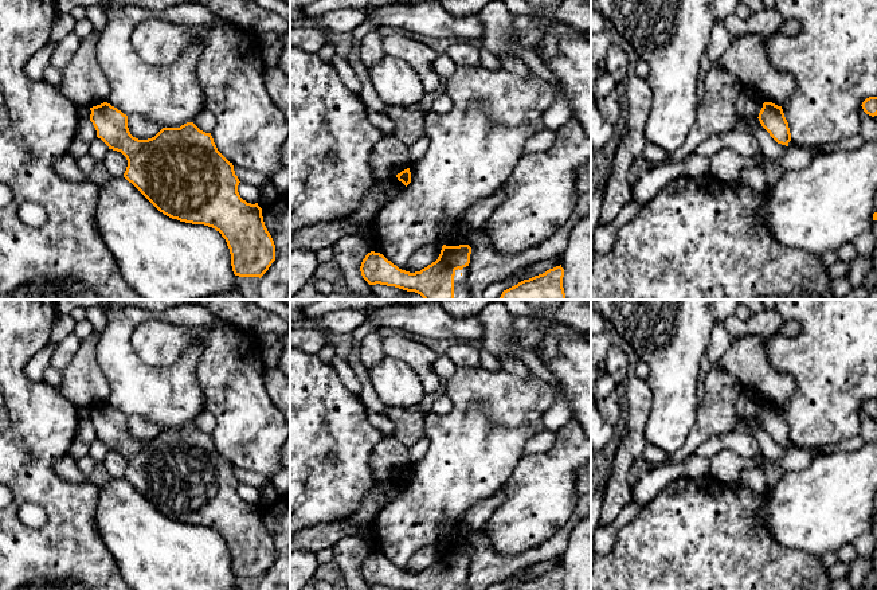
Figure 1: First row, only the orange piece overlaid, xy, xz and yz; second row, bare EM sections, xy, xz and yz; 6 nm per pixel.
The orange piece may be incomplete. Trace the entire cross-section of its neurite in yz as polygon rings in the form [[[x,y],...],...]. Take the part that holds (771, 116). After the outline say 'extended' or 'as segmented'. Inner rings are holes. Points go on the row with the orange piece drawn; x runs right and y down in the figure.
[[[764,102],[757,118],[761,126],[778,144],[788,146],[791,133],[782,106]]]; as segmented

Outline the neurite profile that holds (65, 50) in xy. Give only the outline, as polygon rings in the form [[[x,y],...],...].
[[[75,32],[68,34],[56,44],[50,65],[62,70],[73,59],[81,40],[82,39]]]

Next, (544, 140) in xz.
[[[543,129],[532,136],[524,145],[524,153],[540,153],[552,148],[556,140],[557,130]]]

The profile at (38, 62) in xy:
[[[48,42],[43,48],[34,54],[26,63],[26,73],[32,79],[43,78],[44,69],[50,66],[51,55],[56,44]]]

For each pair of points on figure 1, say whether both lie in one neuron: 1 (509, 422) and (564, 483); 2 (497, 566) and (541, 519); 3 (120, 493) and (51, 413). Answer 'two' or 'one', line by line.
1: two
2: two
3: two

